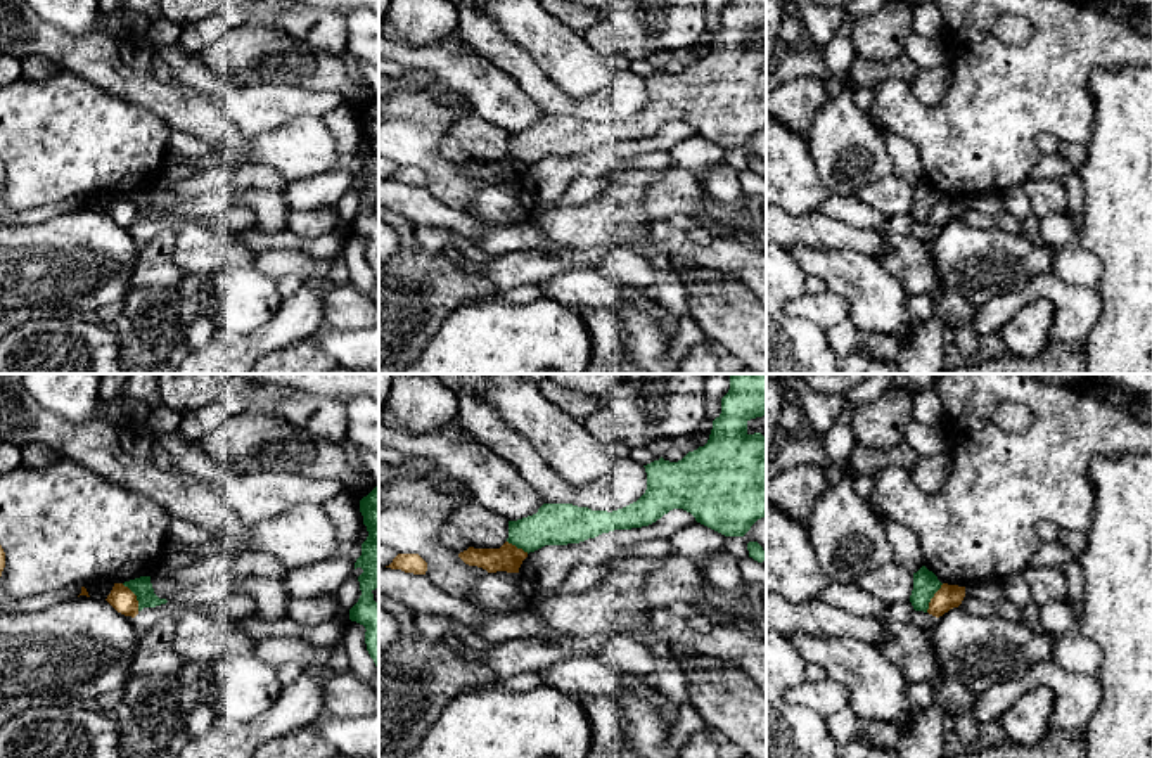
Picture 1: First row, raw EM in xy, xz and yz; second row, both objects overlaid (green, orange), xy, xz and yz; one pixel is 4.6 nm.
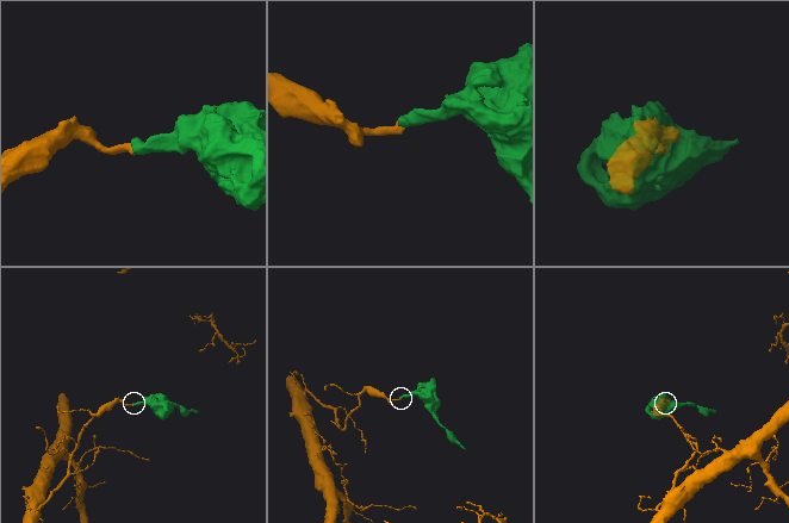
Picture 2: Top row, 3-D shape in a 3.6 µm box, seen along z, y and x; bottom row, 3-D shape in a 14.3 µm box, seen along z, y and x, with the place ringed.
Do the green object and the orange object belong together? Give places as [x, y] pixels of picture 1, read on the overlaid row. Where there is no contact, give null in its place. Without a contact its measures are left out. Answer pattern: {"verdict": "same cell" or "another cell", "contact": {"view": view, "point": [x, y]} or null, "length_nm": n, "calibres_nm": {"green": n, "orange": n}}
{"verdict": "another cell", "contact": {"view": "xy", "point": [135, 594]}, "length_nm": 150, "calibres_nm": {"green": 90, "orange": 110}}

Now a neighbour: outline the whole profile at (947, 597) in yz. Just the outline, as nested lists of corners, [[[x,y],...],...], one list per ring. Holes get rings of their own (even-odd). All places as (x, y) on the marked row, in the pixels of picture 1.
[[[943,583],[929,602],[927,613],[939,618],[953,607],[958,607],[965,597],[965,587]]]

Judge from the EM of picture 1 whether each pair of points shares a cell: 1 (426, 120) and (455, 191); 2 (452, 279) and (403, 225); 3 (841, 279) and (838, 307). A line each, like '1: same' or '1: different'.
1: same
2: same
3: different

